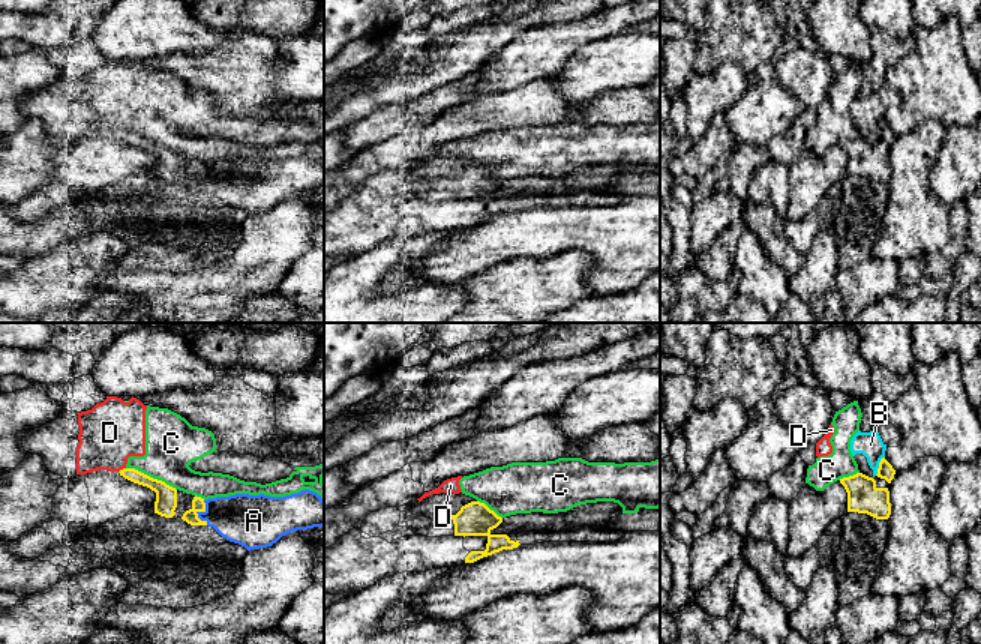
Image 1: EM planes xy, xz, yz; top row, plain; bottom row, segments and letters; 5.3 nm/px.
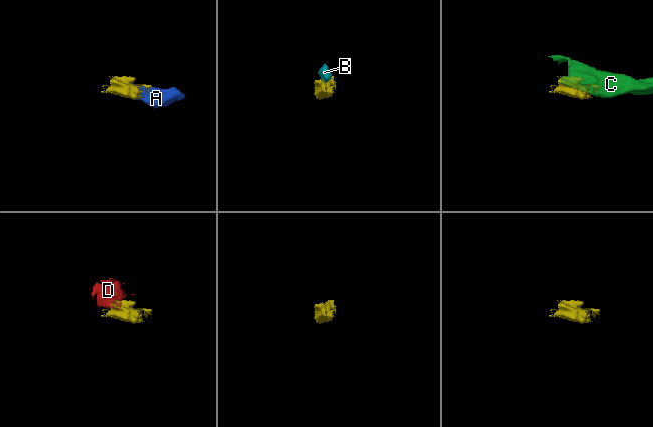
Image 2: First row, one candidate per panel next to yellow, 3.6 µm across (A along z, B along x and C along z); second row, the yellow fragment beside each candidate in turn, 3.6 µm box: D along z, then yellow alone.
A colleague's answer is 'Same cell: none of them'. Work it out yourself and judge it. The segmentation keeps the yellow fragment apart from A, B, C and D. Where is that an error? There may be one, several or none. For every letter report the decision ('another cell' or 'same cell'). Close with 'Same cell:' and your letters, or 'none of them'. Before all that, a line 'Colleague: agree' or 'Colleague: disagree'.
Colleague: disagree
A: same cell
B: another cell
C: another cell
D: another cell
Same cell: A

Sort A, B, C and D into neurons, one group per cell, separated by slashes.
A / B / C D

